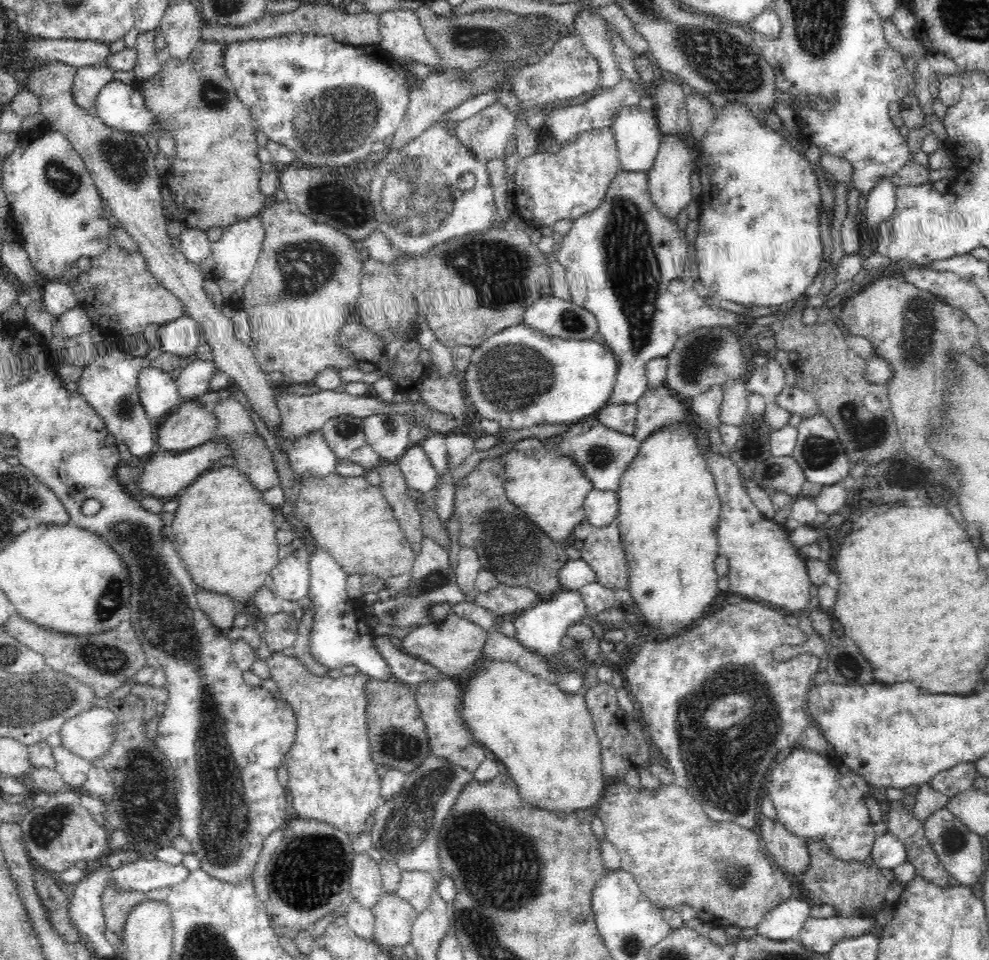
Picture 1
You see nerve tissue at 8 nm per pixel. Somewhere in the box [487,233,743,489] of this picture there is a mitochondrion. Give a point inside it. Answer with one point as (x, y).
(698, 355)

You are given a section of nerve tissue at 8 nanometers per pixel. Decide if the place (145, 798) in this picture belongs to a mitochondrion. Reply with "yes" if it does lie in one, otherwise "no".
yes

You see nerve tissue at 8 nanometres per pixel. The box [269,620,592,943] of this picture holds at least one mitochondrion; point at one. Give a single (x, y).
(410, 817)

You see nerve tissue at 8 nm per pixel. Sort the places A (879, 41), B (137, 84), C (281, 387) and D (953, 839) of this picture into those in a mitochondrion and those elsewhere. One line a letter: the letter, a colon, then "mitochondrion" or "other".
A: other
B: other
C: other
D: mitochondrion

